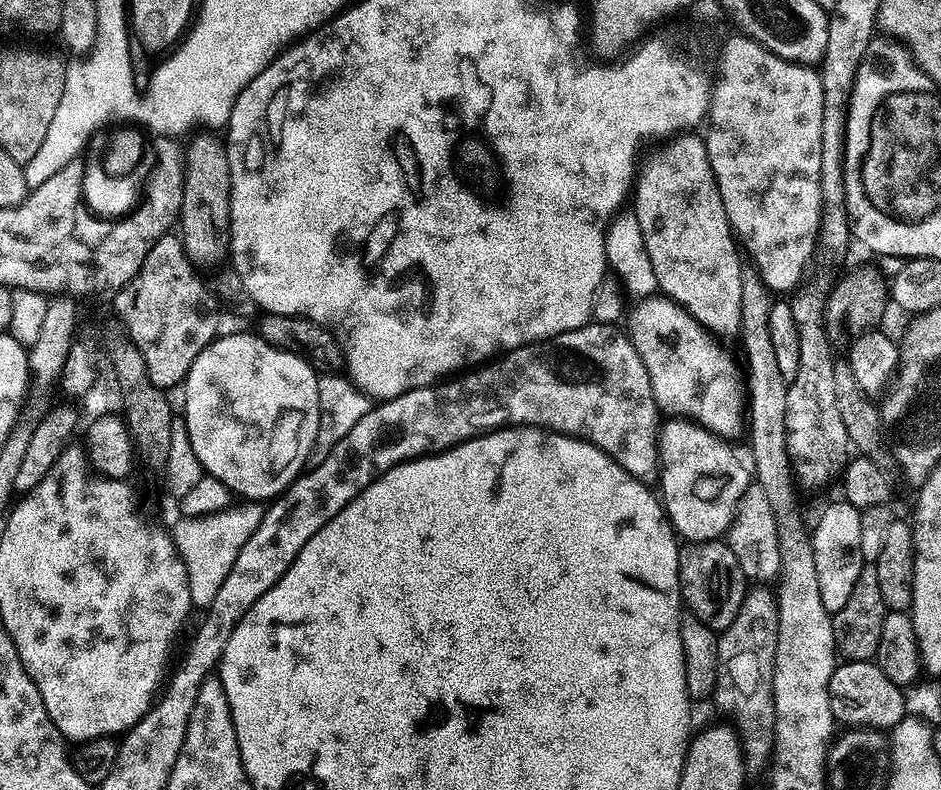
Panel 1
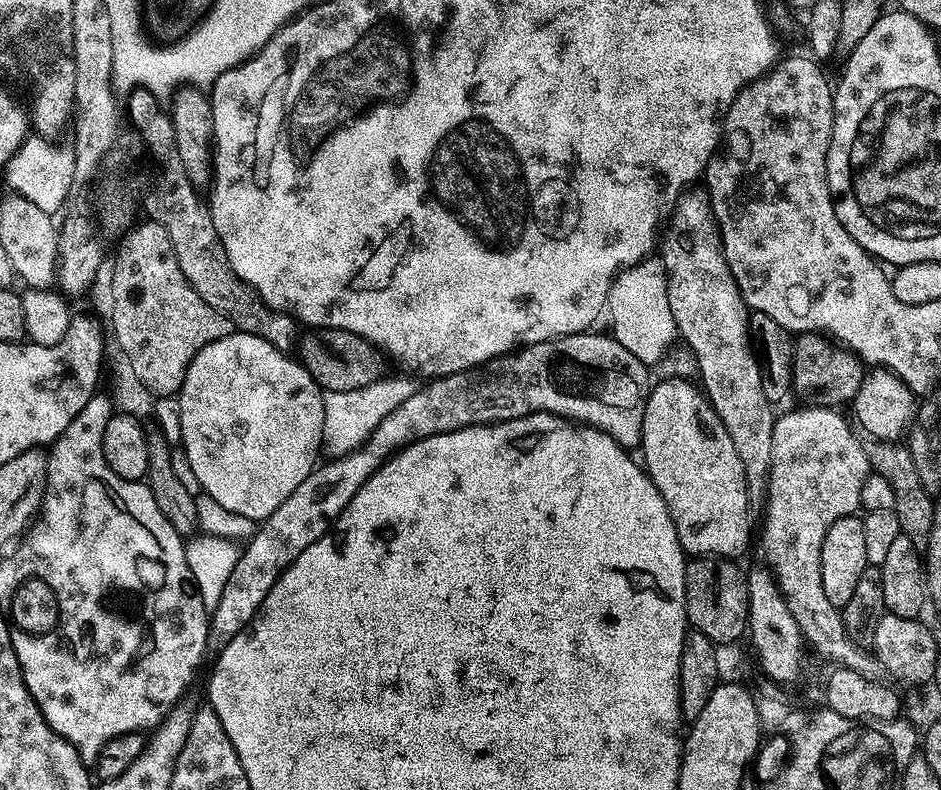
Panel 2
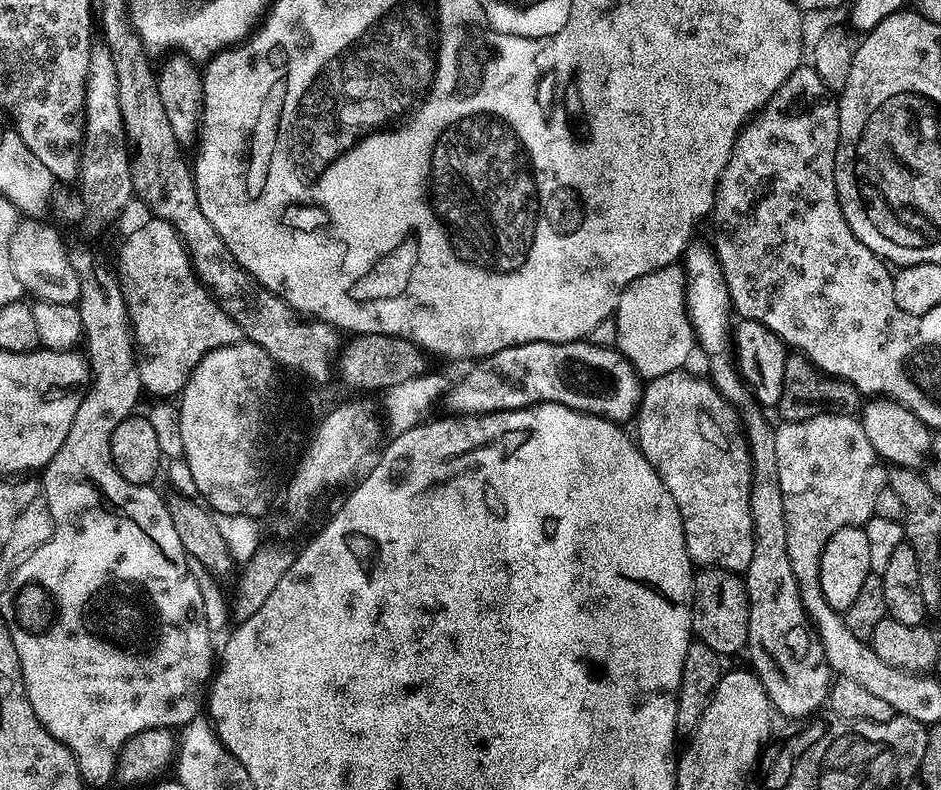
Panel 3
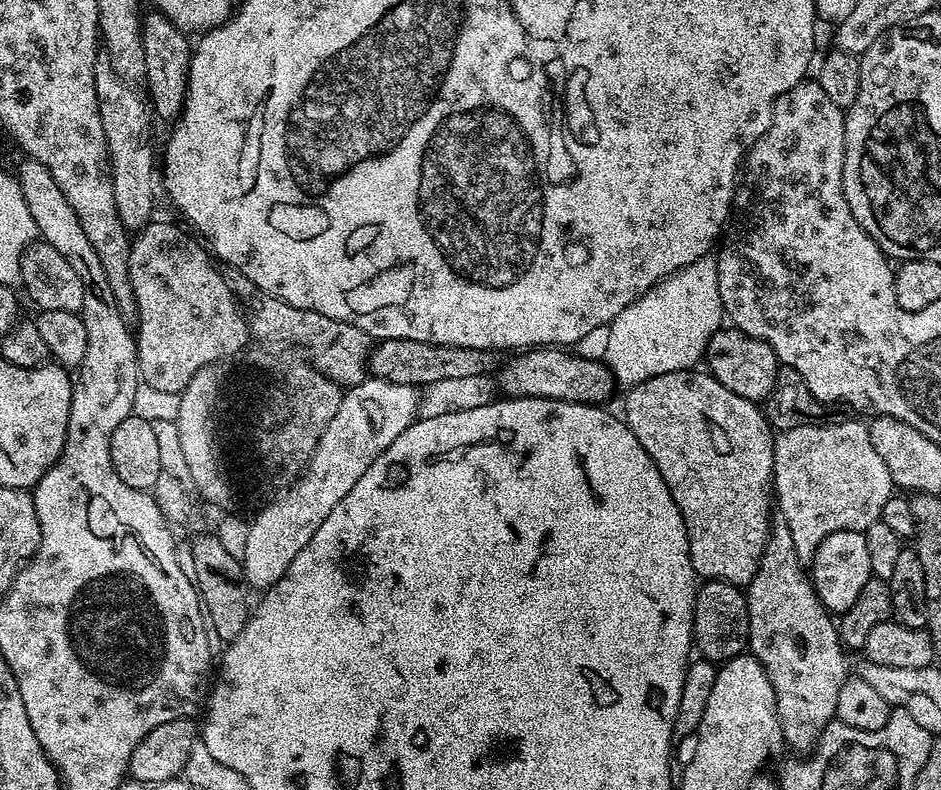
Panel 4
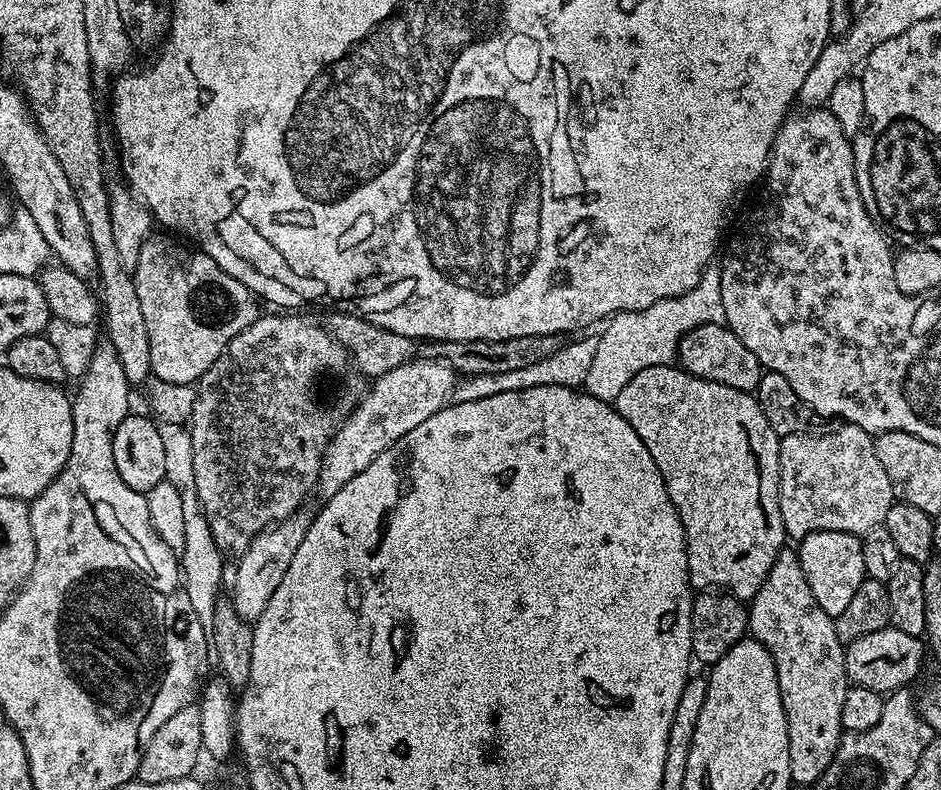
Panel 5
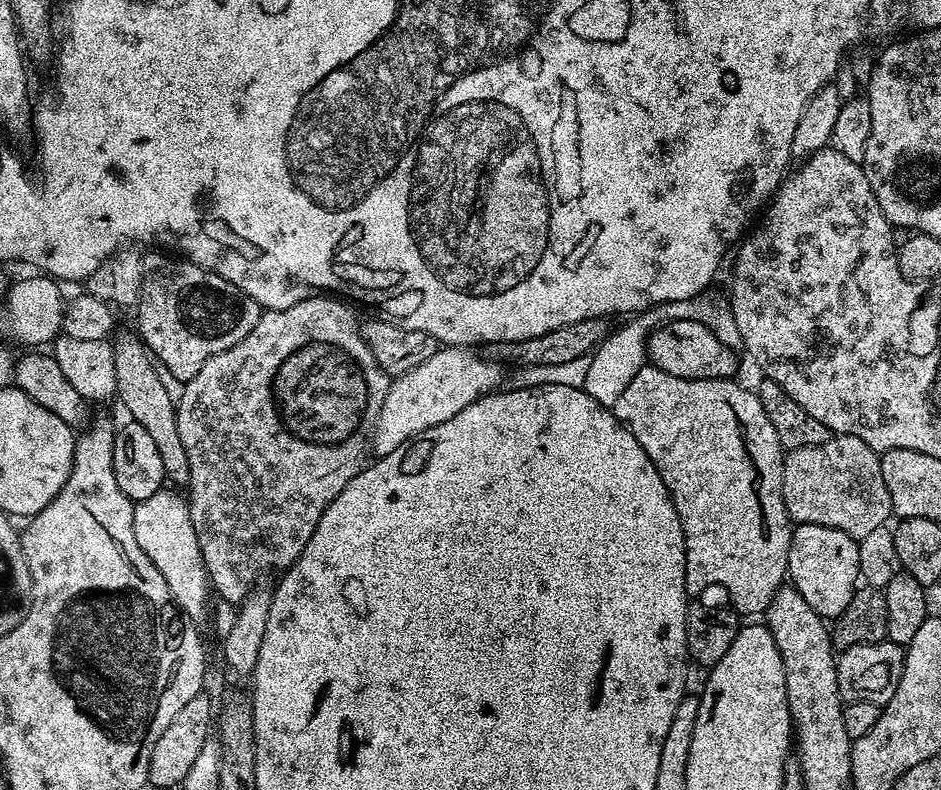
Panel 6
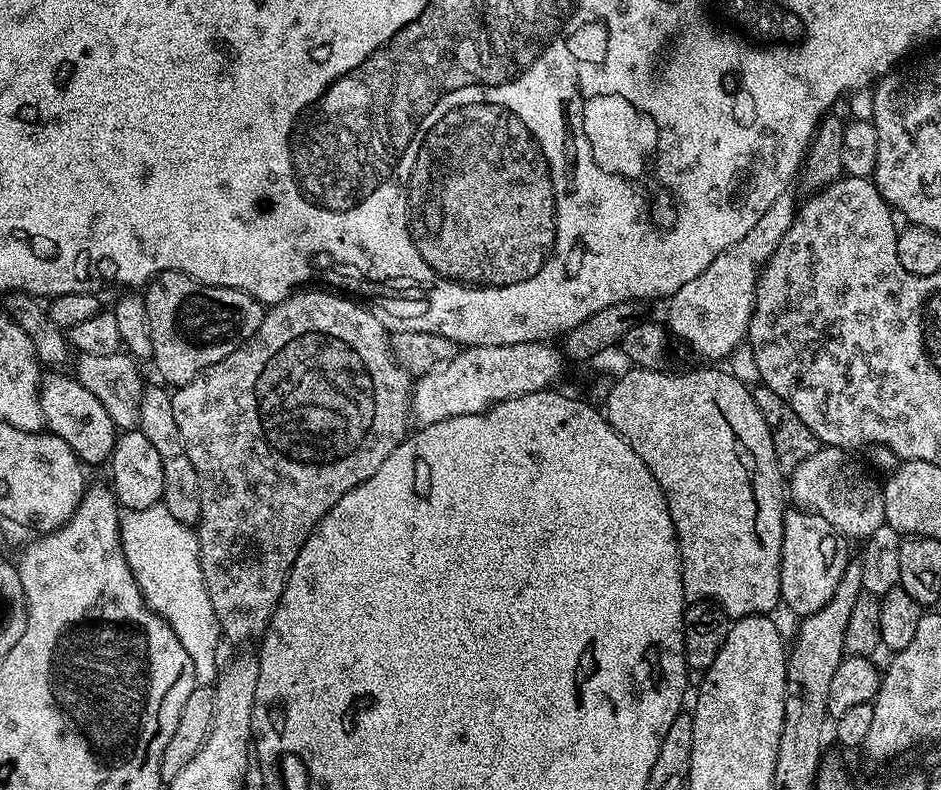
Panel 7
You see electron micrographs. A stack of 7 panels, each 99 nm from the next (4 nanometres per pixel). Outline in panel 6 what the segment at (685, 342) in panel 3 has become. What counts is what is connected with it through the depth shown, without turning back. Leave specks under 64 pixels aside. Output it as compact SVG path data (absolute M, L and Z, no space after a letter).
M699 296L690 300L679 300L674 303L657 305L656 308L629 319L632 321L624 328L613 329L607 339L599 345L591 356L590 369L586 375L586 382L583 387L584 392L590 394L600 405L611 407L618 400L618 395L622 394L623 390L626 390L626 386L630 384L634 375L638 374L638 370L645 367L648 360L648 337L651 336L652 329L661 322L669 320L702 321L711 326L720 342L725 343L726 346L729 346L735 352L743 351L744 343L742 342L742 336L739 333L737 323L734 322L731 309L724 306L717 314L714 311L713 302L705 298L704 296Z

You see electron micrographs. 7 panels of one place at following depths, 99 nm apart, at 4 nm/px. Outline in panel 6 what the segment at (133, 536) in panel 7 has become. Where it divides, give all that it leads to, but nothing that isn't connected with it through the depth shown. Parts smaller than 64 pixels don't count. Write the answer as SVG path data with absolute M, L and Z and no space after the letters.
M171 487L159 488L150 498L139 501L133 507L134 538L138 538L138 546L158 566L158 570L166 578L166 586L170 590L176 607L189 621L200 622L204 611L208 608L210 585L208 571L204 568L204 559L198 546L198 534L194 534L194 522L190 522L188 501Z

